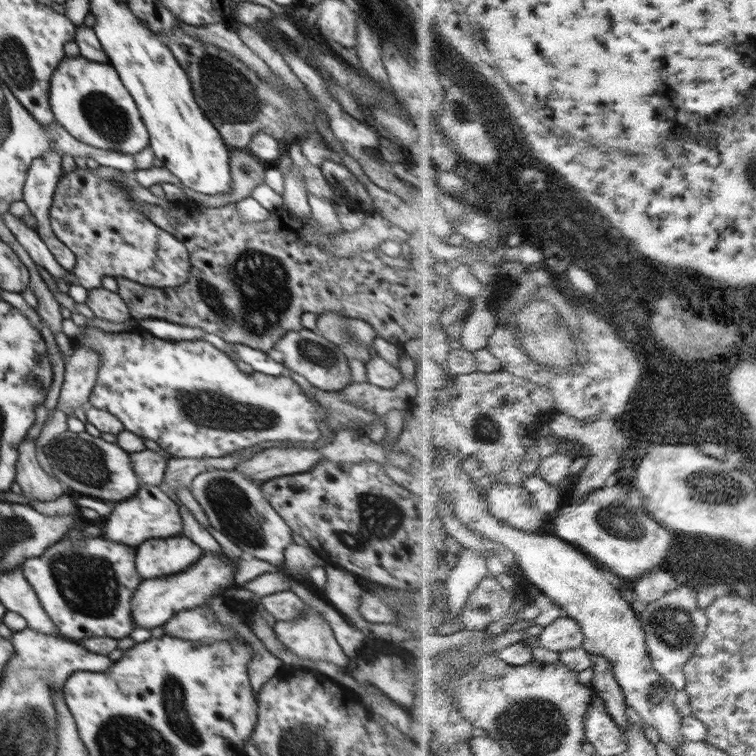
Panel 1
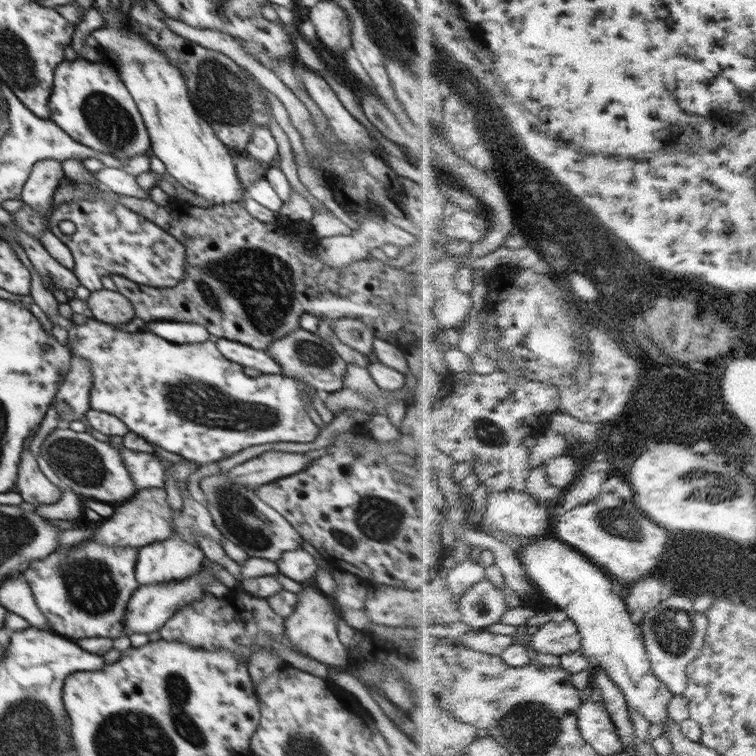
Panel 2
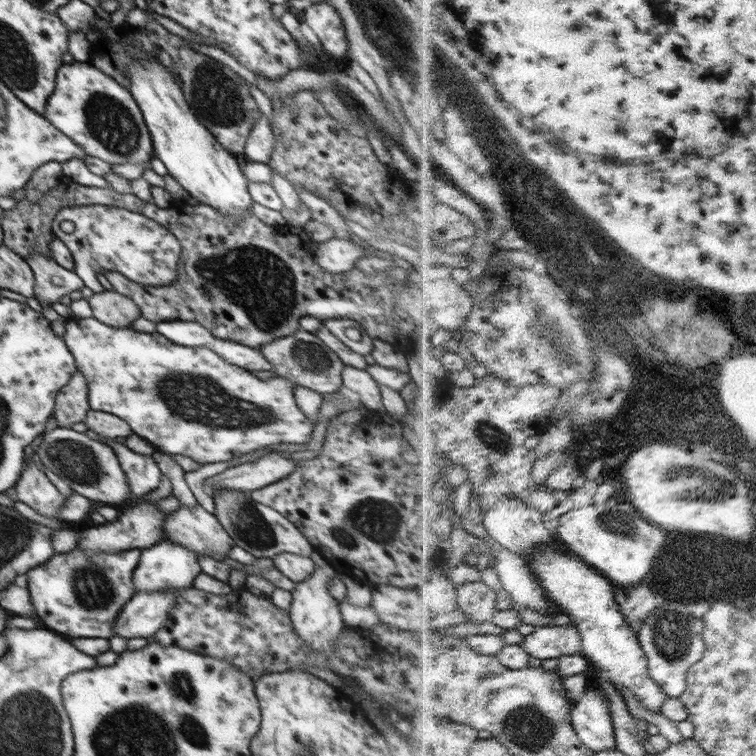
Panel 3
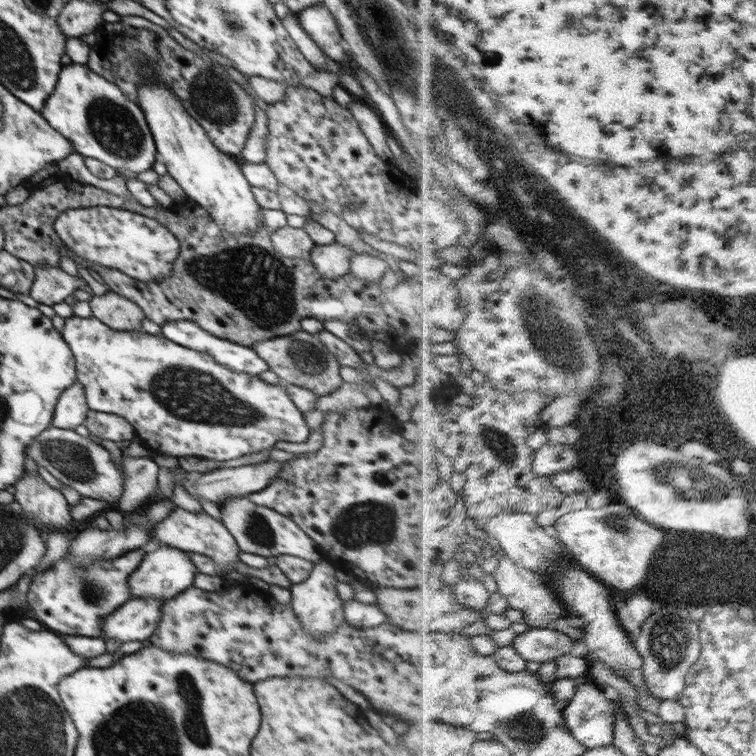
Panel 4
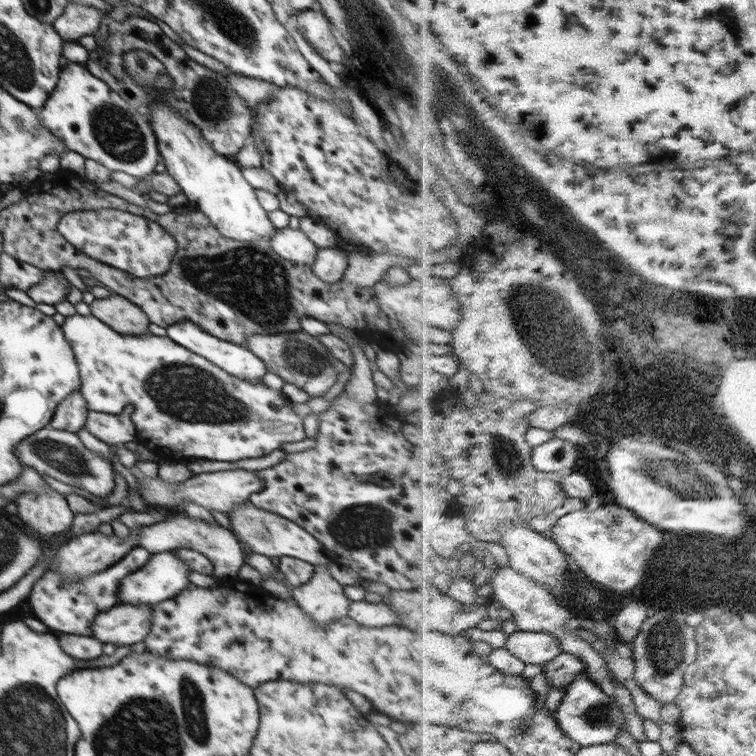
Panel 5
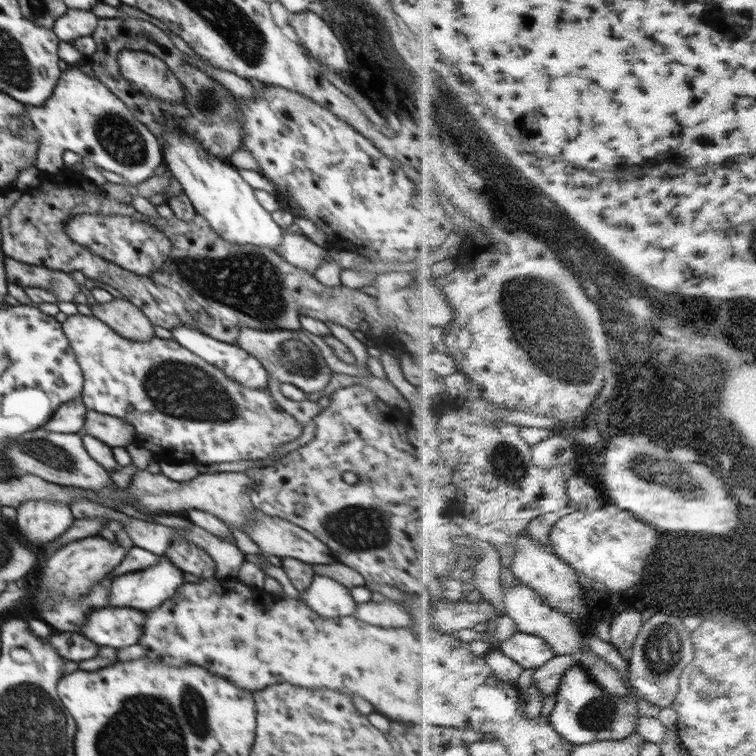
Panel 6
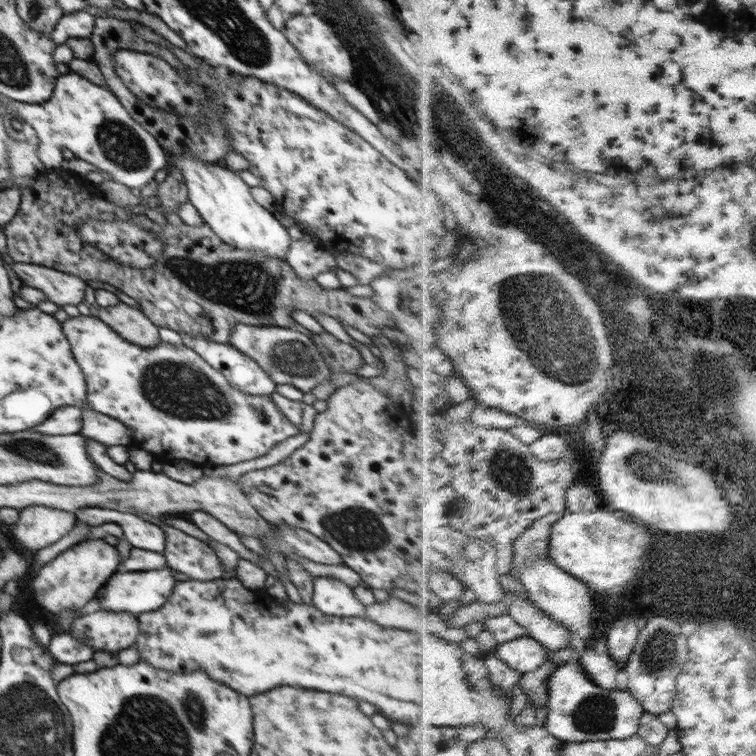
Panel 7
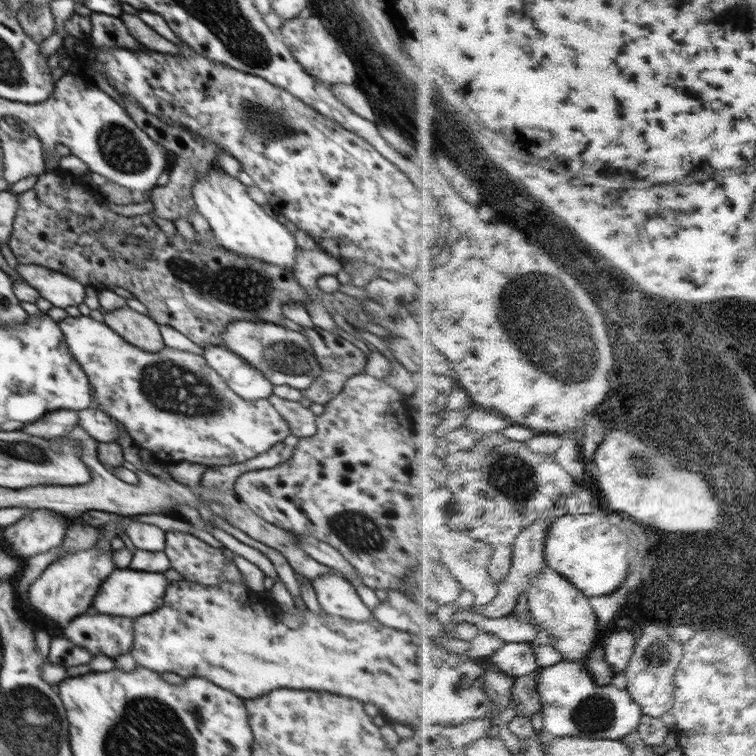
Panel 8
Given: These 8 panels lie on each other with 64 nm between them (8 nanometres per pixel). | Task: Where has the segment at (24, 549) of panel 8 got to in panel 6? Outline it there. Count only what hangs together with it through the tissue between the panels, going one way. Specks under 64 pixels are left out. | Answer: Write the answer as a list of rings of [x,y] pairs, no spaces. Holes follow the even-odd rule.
[[[26,500],[21,506],[17,507],[17,519],[14,524],[24,541],[32,546],[42,548],[46,543],[64,535],[70,526],[73,526],[75,517],[72,515],[71,508],[62,502],[45,502],[44,500]]]

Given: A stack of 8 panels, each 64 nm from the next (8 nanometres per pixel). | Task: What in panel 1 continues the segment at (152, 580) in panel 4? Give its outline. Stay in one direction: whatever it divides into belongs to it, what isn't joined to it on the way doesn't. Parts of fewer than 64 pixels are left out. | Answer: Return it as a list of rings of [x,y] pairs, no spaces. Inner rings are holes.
[[[183,535],[150,539],[135,550],[140,580],[185,572],[203,556],[200,546]]]

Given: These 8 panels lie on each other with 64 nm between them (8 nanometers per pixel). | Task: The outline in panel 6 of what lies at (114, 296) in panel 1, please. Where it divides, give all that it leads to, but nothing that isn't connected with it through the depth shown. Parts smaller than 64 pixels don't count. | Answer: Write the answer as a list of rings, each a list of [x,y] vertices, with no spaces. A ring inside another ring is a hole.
[[[112,297],[111,302],[96,303],[91,311],[124,338],[148,341],[156,335],[154,325],[142,310],[123,298]]]

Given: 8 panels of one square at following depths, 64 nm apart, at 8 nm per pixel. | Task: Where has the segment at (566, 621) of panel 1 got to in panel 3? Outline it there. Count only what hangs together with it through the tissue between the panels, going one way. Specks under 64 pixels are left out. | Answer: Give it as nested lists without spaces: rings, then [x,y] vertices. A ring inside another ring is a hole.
[[[573,622],[570,625],[537,627],[534,634],[526,636],[521,643],[531,656],[541,660],[560,659],[565,655],[582,653],[583,638]]]

